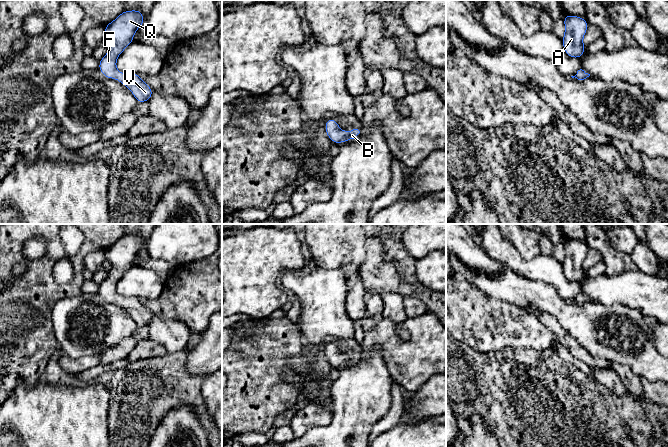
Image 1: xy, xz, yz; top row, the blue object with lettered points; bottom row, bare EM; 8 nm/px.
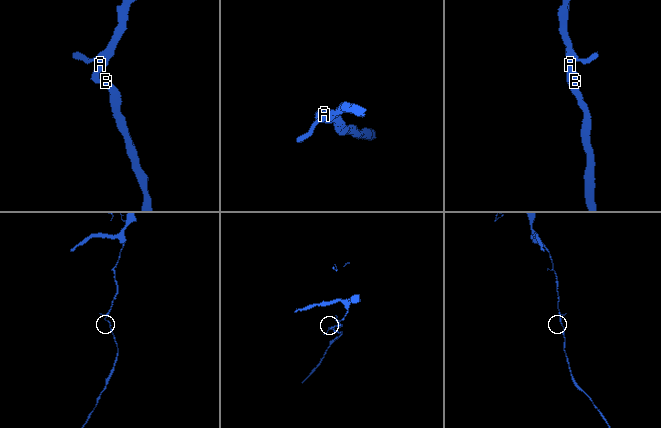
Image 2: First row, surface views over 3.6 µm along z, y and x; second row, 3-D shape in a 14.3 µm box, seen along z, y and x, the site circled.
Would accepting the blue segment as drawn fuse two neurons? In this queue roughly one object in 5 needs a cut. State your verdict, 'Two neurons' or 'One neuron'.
One neuron

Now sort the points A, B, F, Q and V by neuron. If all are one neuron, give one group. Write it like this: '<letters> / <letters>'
A B F Q V

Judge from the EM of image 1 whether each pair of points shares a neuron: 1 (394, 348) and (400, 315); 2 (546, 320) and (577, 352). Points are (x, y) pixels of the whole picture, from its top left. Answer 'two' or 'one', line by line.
1: two
2: one

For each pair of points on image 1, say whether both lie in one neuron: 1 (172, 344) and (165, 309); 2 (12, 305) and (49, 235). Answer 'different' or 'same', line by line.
1: different
2: same

